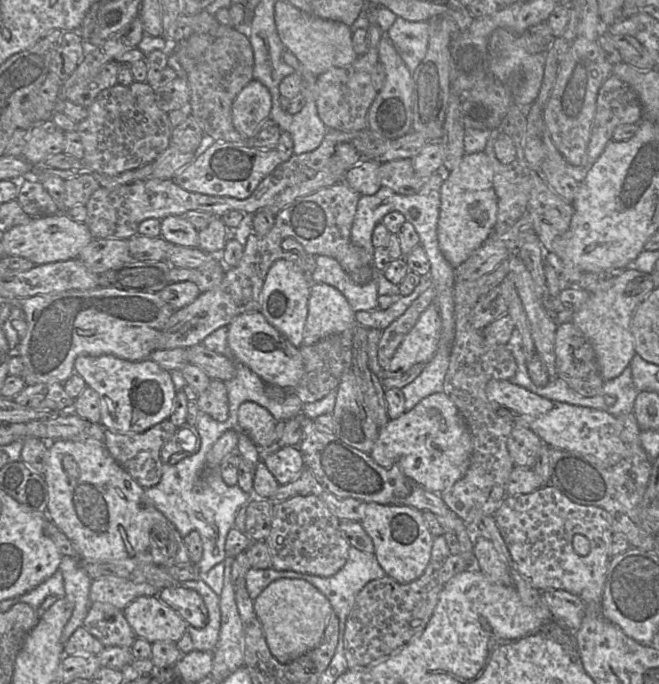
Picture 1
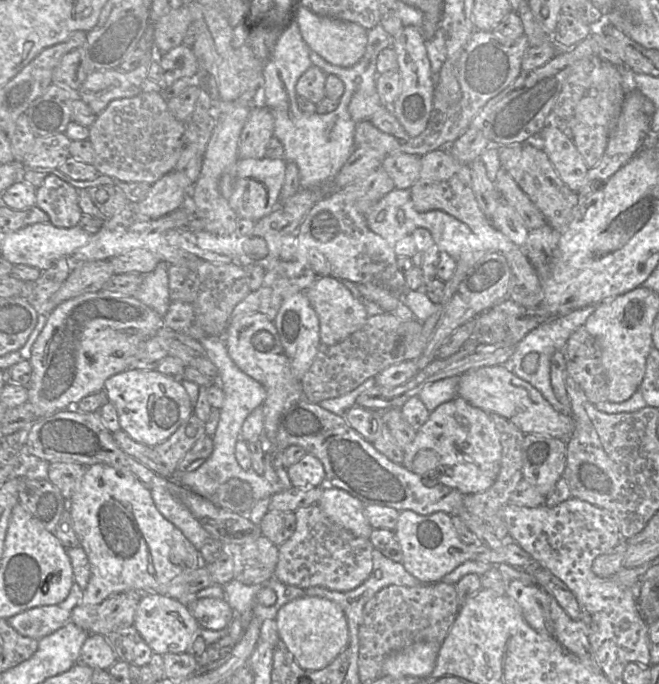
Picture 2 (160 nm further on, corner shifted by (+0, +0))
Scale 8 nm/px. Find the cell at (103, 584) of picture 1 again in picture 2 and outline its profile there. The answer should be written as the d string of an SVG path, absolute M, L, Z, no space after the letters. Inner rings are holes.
M115 594L99 604L76 606L70 620L87 634L105 635L133 626L137 605L143 594Z

